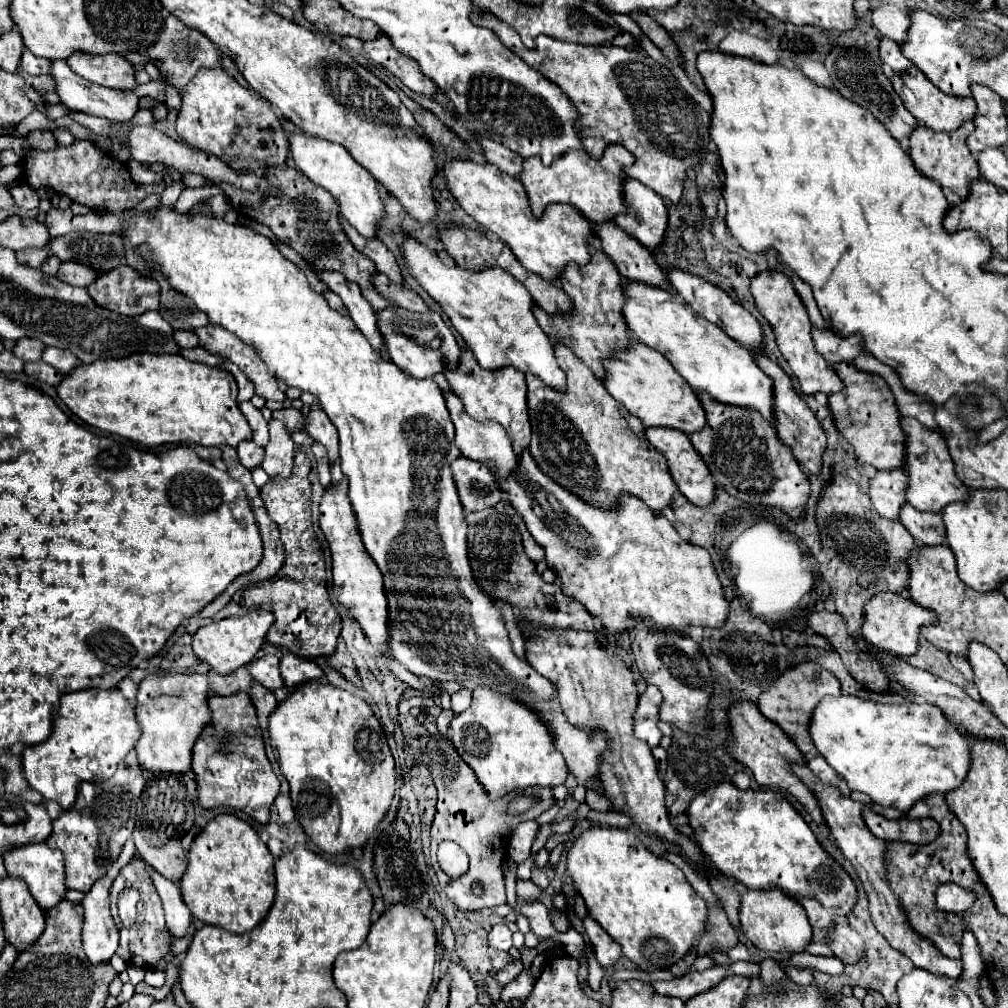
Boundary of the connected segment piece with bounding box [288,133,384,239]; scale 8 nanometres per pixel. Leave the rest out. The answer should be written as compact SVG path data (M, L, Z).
M302 133L290 135L288 141L290 141L290 153L294 157L296 169L302 171L316 185L324 187L336 199L336 203L340 205L340 215L354 229L358 229L360 235L364 235L368 239L376 237L376 223L384 215L384 205L382 205L378 181L362 165L358 165L352 159L352 155L338 143L308 137Z

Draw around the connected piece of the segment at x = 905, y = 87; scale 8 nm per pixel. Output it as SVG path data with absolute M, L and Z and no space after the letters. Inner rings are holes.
M908 67L904 71L896 71L892 75L892 87L898 93L898 97L902 99L904 107L918 119L918 123L924 123L926 127L934 129L934 131L954 131L962 125L962 121L972 119L974 117L974 99L972 97L954 97L954 95L946 95L942 91L938 91L924 75L922 71L918 71L918 67Z

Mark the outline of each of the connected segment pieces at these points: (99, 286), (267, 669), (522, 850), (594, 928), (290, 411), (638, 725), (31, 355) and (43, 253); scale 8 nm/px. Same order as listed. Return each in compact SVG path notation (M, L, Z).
M122 265L90 283L88 295L108 311L136 317L158 309L160 285L152 277L144 277L132 267Z
M264 655L256 661L252 661L248 665L248 671L258 683L262 683L270 691L276 691L276 689L284 687L282 675L278 671L278 657L274 657L274 655Z
M524 821L516 827L508 843L508 855L512 861L520 864L529 857L536 833L538 833L536 821Z
M590 917L584 919L584 929L594 945L594 953L596 953L598 963L602 967L612 967L622 957L618 943L614 943L614 939L610 939L610 935L606 931L602 931L602 927Z
M286 407L286 409L280 409L280 411L272 411L272 417L274 419L282 419L288 431L304 429L304 415L302 415L302 411L298 411L294 407Z
M648 685L646 691L638 697L638 705L636 705L636 711L634 711L634 735L636 735L638 739L646 741L650 747L656 747L656 745L660 743L660 739L662 739L662 733L660 733L660 729L656 727L656 723L658 723L658 705L660 705L660 701L662 701L660 691L658 691L654 685Z
M18 339L12 353L16 357L20 357L22 361L38 361L42 357L42 351L44 351L44 343L38 343L38 339Z
M32 247L32 249L22 249L22 251L16 251L16 257L22 265L28 265L28 267L40 267L46 257L48 257L50 249L48 247Z

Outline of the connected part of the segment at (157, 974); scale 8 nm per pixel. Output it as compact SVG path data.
M148 969L146 971L146 983L152 985L152 987L162 987L166 981L166 975L164 971L158 971L158 969Z

